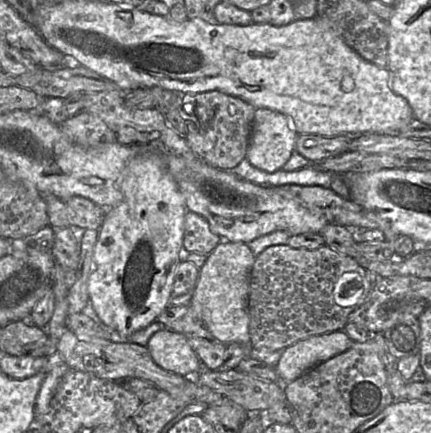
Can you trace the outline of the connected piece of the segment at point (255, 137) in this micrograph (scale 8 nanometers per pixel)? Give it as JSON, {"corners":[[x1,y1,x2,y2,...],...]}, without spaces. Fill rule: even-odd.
{"corners":[[257,108,246,159,265,172,282,169,295,150,298,133,284,114]]}

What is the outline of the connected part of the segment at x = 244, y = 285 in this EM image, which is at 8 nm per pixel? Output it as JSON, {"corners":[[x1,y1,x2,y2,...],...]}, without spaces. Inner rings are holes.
{"corners":[[221,240,214,250,207,255,207,259,199,270,199,277,193,289,190,306,195,310,202,325,219,341,228,345,240,343,251,345,249,334,250,316,248,310,249,278,256,256,248,245,243,242,229,242]]}

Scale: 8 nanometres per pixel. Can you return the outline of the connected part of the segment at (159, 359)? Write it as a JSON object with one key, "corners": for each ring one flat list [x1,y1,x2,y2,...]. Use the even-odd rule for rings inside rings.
{"corners":[[163,328,151,336,146,347,153,361,164,370,186,378,198,374,201,360,184,334]]}

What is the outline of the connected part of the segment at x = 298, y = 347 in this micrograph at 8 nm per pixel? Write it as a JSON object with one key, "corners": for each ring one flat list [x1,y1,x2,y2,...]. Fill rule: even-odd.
{"corners":[[344,330,310,336,285,348,276,365,279,382,289,383,317,364,341,354,353,345]]}

